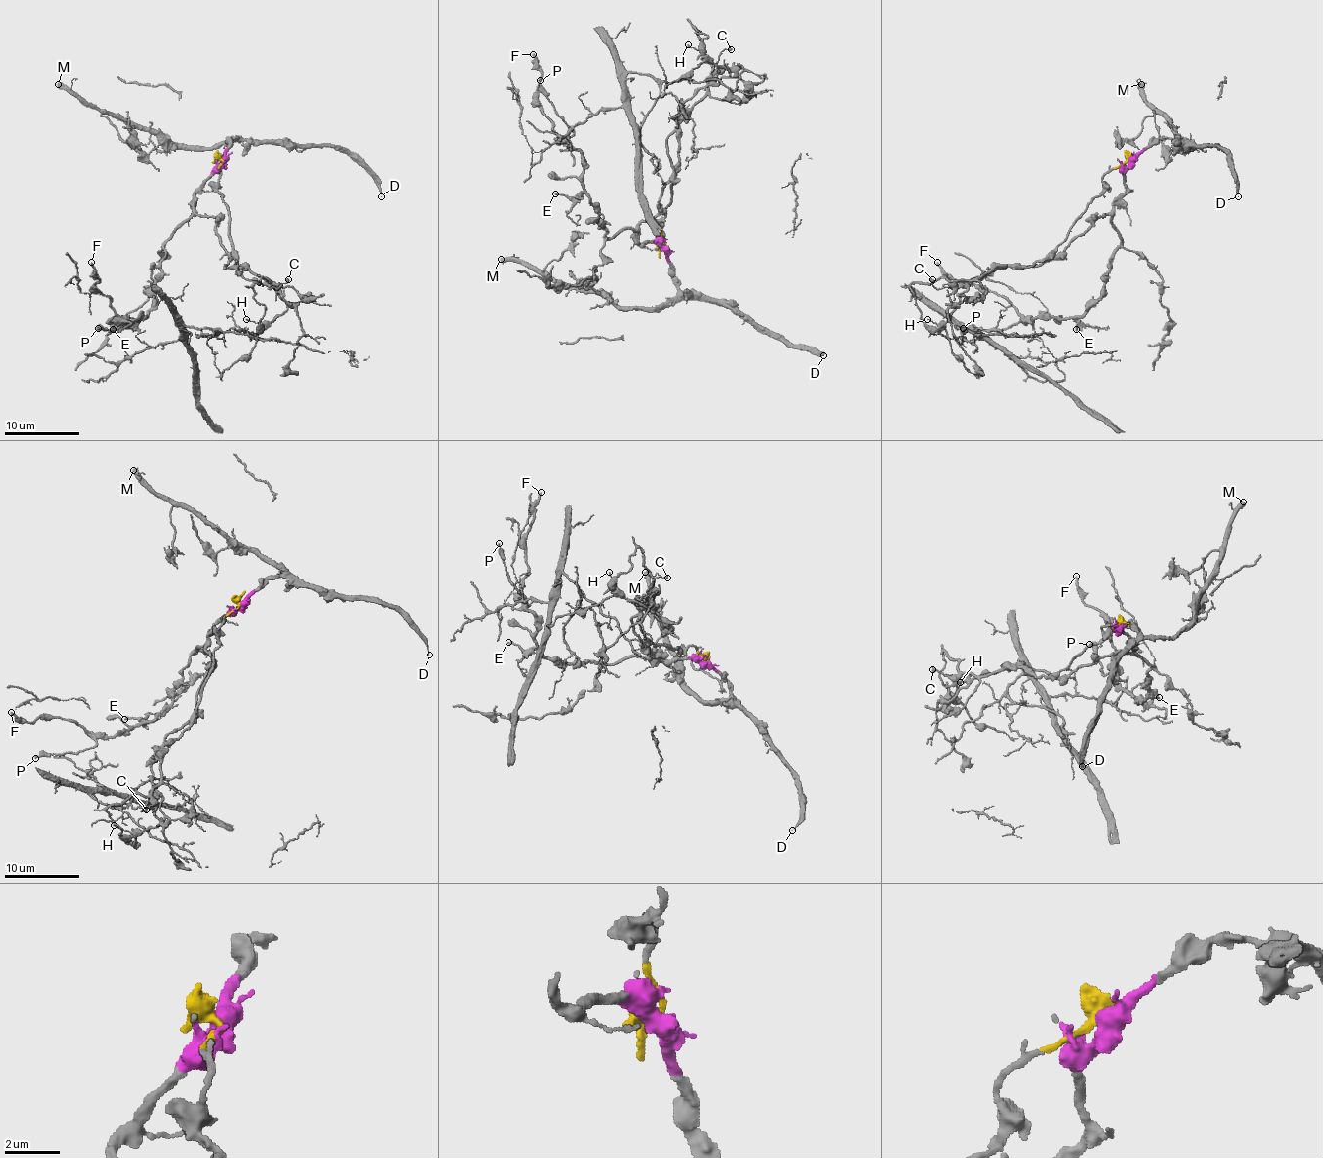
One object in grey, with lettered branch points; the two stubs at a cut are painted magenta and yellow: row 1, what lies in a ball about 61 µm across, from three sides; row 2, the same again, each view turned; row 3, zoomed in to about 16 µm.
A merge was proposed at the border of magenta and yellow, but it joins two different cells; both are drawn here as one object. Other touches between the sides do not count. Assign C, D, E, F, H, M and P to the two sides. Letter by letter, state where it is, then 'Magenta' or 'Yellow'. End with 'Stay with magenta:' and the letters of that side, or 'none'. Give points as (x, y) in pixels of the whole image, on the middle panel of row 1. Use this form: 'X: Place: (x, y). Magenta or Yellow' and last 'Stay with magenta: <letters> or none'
C: Place: (731, 49). Yellow
D: Place: (823, 355). Magenta
E: Place: (555, 193). Magenta
F: Place: (533, 54). Magenta
H: Place: (688, 44). Yellow
M: Place: (501, 259). Magenta
P: Place: (540, 80). Magenta
Stay with magenta: D, E, F, M, P

